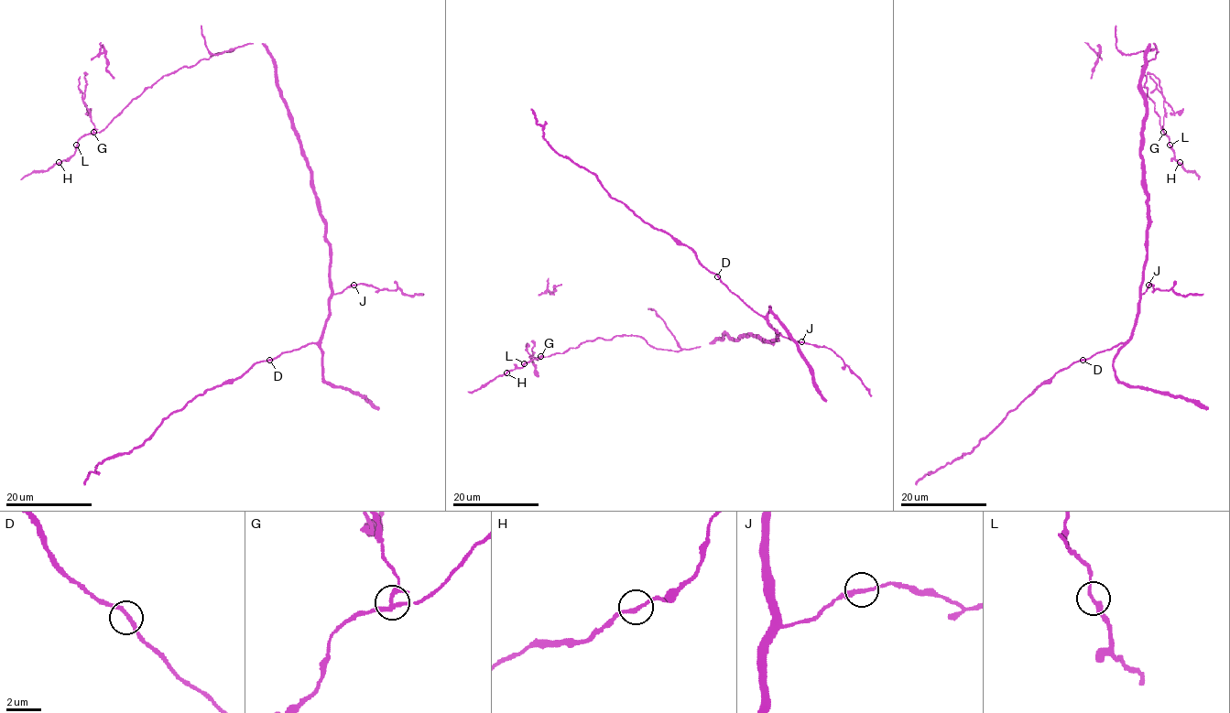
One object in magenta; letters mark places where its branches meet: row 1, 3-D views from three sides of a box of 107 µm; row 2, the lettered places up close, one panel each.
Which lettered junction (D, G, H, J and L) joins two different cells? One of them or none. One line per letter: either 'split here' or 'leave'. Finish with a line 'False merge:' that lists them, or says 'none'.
D: leave
G: split here
H: leave
J: leave
L: leave
False merge: G

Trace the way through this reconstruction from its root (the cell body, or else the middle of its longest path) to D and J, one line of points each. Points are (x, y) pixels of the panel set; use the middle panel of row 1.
D: (758, 336), (762, 340), (775, 340), (778, 334), (717, 276)
J: (758, 336), (762, 340), (775, 340), (780, 334), (801, 341)

